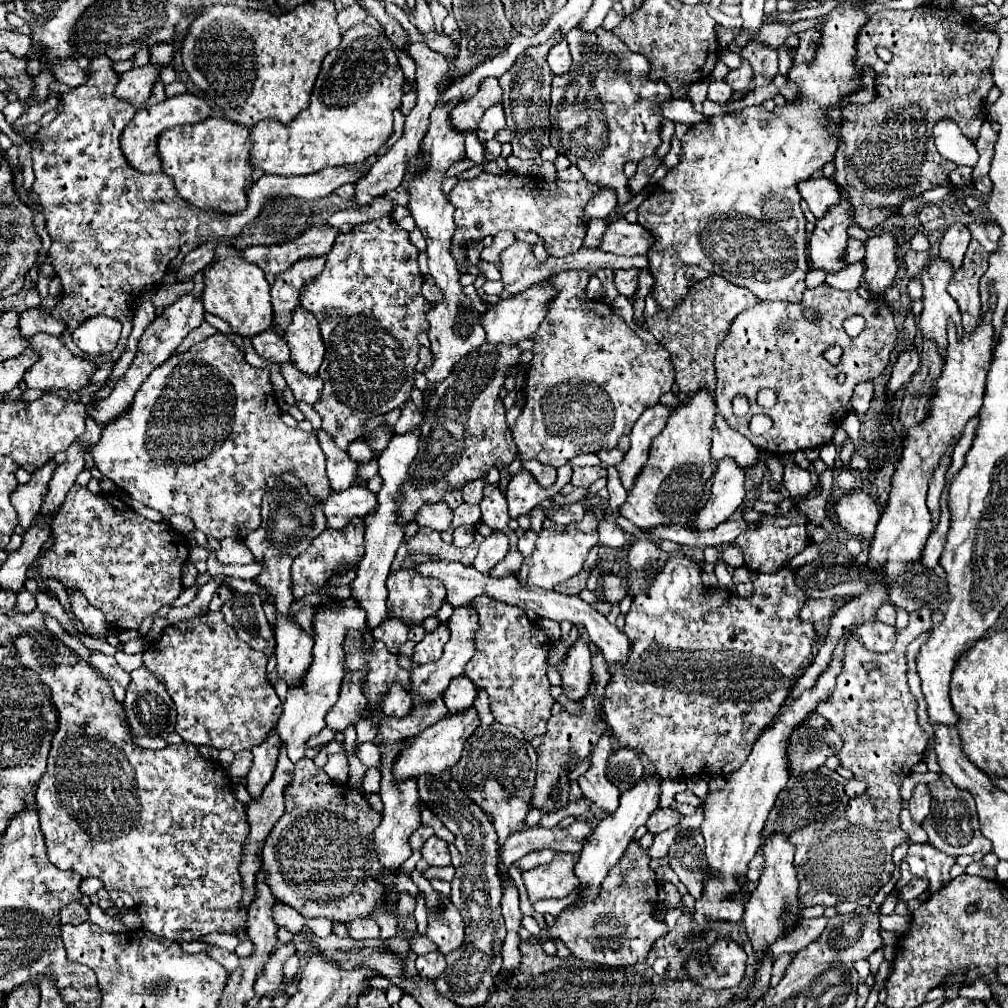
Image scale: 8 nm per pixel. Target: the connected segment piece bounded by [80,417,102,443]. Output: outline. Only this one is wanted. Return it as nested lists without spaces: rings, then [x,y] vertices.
[[[92,417],[86,419],[86,433],[80,437],[80,441],[90,441],[90,443],[96,443],[100,439],[100,425],[96,421],[92,421]]]

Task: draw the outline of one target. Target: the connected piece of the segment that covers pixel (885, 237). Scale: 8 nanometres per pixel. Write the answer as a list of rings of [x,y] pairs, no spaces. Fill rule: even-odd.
[[[882,231],[864,241],[864,283],[874,297],[882,295],[896,277],[896,239],[890,231]]]

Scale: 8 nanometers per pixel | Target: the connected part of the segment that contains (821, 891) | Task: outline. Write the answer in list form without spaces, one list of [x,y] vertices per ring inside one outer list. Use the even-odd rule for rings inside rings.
[[[918,609],[910,613],[910,621],[906,629],[896,629],[896,645],[888,653],[874,653],[864,649],[858,637],[852,637],[846,645],[844,655],[844,669],[838,675],[834,693],[822,701],[816,707],[816,713],[822,715],[834,731],[840,733],[844,739],[844,747],[838,753],[842,757],[842,765],[854,773],[856,779],[866,781],[866,793],[852,799],[844,813],[826,817],[824,821],[812,821],[812,825],[806,825],[804,829],[796,829],[792,833],[792,843],[796,845],[796,877],[800,881],[800,903],[804,907],[824,905],[834,907],[842,901],[858,901],[860,897],[874,897],[882,885],[886,885],[892,877],[894,863],[892,863],[892,851],[908,841],[908,835],[900,829],[900,811],[902,811],[902,799],[900,799],[900,785],[904,777],[910,773],[910,769],[922,761],[924,751],[928,747],[928,735],[918,725],[916,715],[916,699],[908,687],[908,659],[906,659],[906,645],[910,645],[916,637],[932,629],[932,611],[930,609]],[[866,661],[876,661],[878,669],[870,671],[864,667]]]

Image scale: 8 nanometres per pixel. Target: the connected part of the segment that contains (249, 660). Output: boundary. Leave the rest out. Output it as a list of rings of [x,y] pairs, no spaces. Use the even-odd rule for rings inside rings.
[[[210,611],[176,625],[168,625],[162,631],[162,637],[150,643],[144,651],[144,667],[154,673],[176,703],[176,733],[190,745],[208,745],[214,749],[230,749],[234,753],[260,745],[282,713],[282,701],[274,687],[268,685],[266,663],[266,655],[240,641],[220,611]]]

